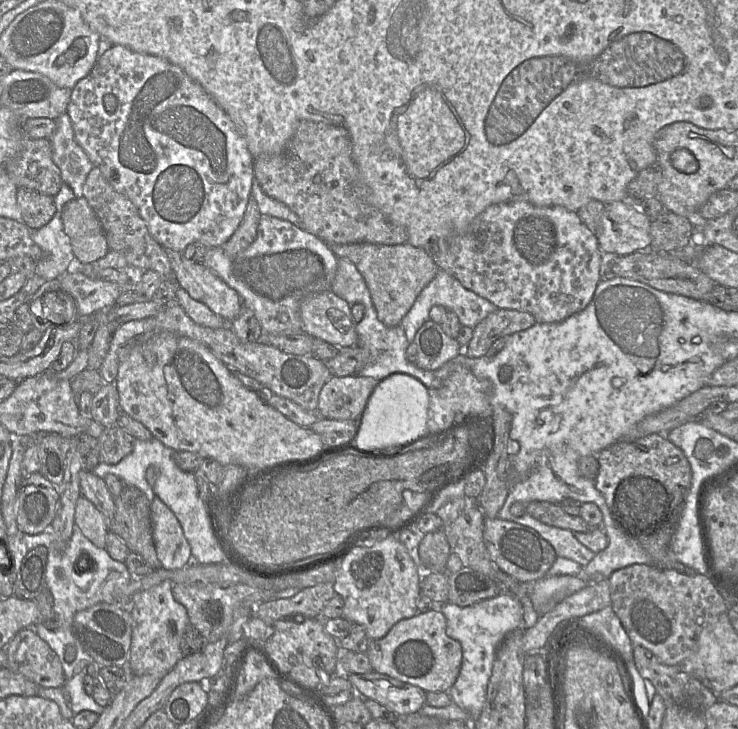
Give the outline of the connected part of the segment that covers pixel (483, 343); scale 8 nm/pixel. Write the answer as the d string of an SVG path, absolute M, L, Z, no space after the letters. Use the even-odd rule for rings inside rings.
M499 308L490 313L476 327L473 328L473 337L469 344L465 347L465 355L471 358L479 358L485 356L492 344L503 336L510 336L516 332L526 330L536 323L535 317L526 312L511 309Z

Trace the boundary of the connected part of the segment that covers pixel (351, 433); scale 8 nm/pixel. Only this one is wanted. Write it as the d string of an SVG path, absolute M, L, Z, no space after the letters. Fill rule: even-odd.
M322 418L309 428L318 434L324 444L330 448L352 441L357 435L360 420L330 420Z

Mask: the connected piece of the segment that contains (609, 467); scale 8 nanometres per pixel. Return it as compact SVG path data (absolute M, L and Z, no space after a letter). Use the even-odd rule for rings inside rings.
M651 434L637 440L617 441L603 449L597 459L599 473L595 479L596 487L603 494L613 519L627 536L652 556L654 566L675 569L686 575L698 574L693 568L678 561L670 546L692 485L692 469L684 452L666 435Z

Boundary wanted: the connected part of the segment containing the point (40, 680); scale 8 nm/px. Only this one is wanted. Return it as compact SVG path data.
M31 628L18 632L6 645L7 668L45 688L62 687L65 675L57 654Z

